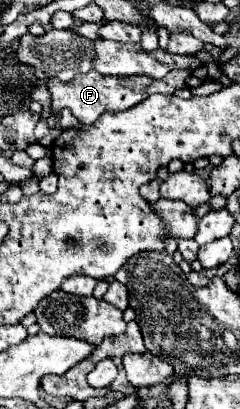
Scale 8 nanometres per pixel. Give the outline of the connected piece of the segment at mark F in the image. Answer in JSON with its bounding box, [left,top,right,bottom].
[48,72,190,126]

